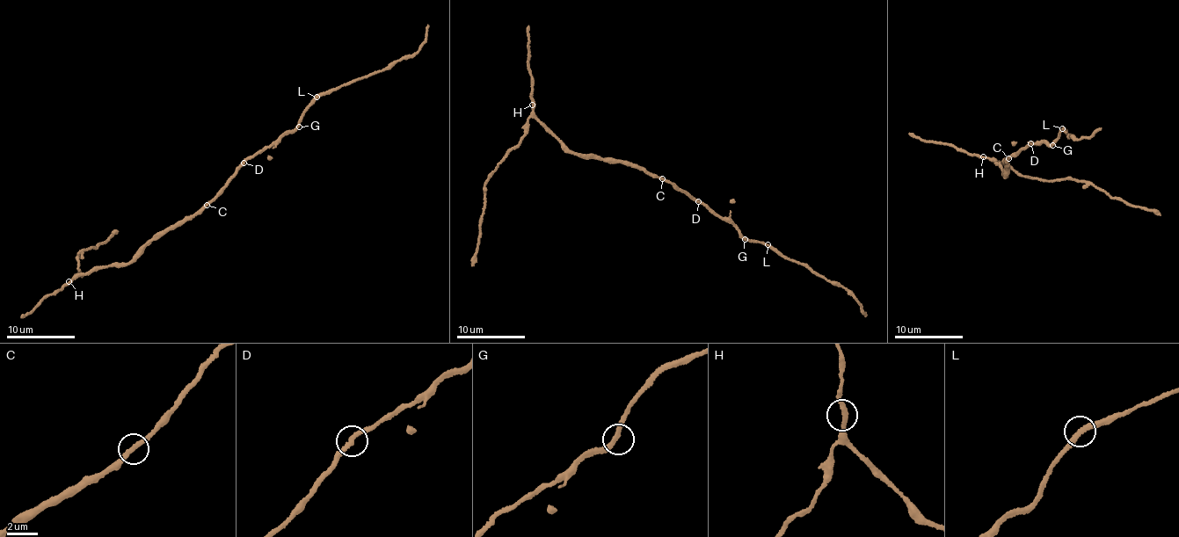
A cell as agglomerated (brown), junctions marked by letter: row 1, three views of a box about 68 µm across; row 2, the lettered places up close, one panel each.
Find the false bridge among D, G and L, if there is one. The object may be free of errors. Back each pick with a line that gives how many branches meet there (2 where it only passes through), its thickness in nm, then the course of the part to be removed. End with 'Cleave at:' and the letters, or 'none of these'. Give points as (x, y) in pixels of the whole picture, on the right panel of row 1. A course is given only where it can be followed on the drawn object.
Cleave at: none of these

